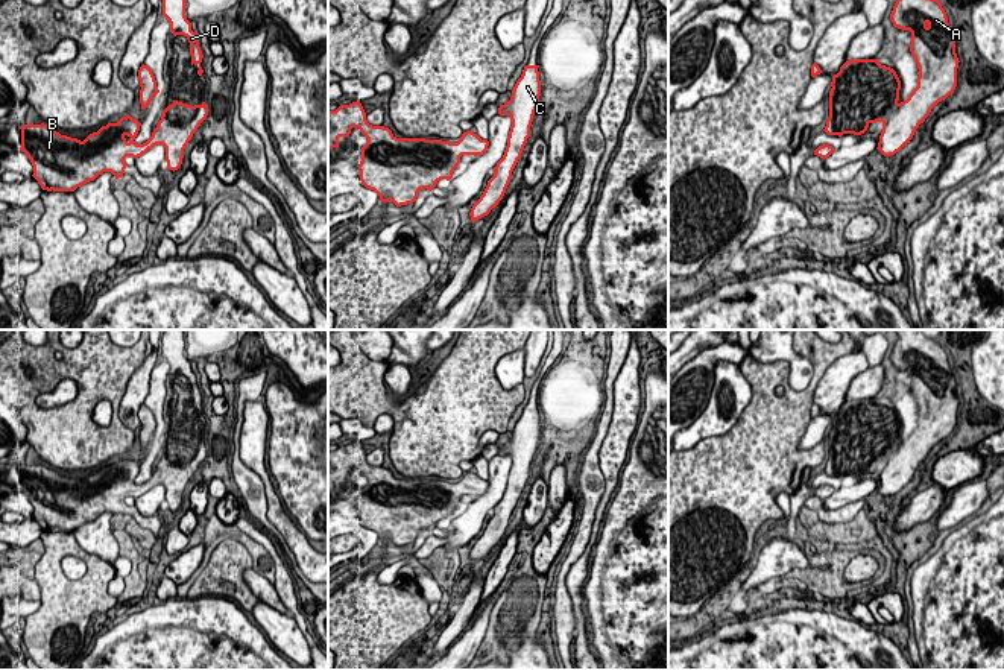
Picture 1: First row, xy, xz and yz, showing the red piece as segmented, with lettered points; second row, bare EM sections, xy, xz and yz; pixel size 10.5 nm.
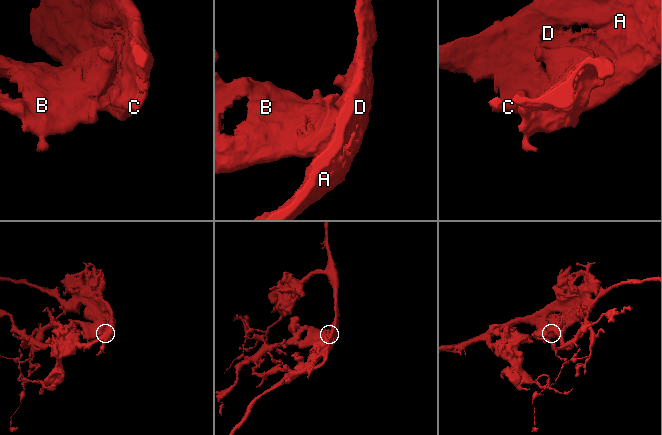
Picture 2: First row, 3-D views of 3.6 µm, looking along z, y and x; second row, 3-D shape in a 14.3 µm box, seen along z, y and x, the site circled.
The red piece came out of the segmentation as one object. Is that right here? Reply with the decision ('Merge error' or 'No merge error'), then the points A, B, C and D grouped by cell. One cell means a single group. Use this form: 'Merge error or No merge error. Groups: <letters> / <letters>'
No merge error. Groups: A B C D

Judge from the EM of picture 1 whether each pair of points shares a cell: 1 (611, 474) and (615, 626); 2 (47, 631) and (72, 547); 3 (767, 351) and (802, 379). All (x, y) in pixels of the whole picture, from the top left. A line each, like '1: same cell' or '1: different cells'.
1: different cells
2: same cell
3: same cell

